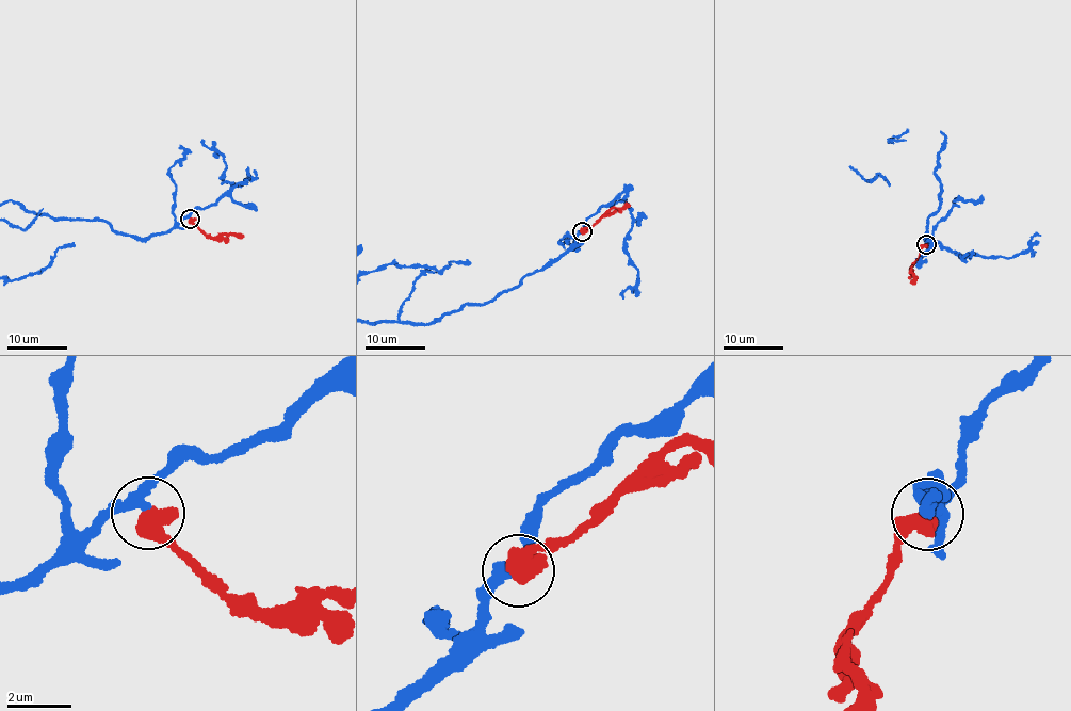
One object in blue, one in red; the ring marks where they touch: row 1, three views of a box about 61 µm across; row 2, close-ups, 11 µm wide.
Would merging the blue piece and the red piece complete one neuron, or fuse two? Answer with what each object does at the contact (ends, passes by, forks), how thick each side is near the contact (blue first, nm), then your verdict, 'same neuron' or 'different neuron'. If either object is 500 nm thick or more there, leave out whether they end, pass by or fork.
320/600 nm | same neuron

